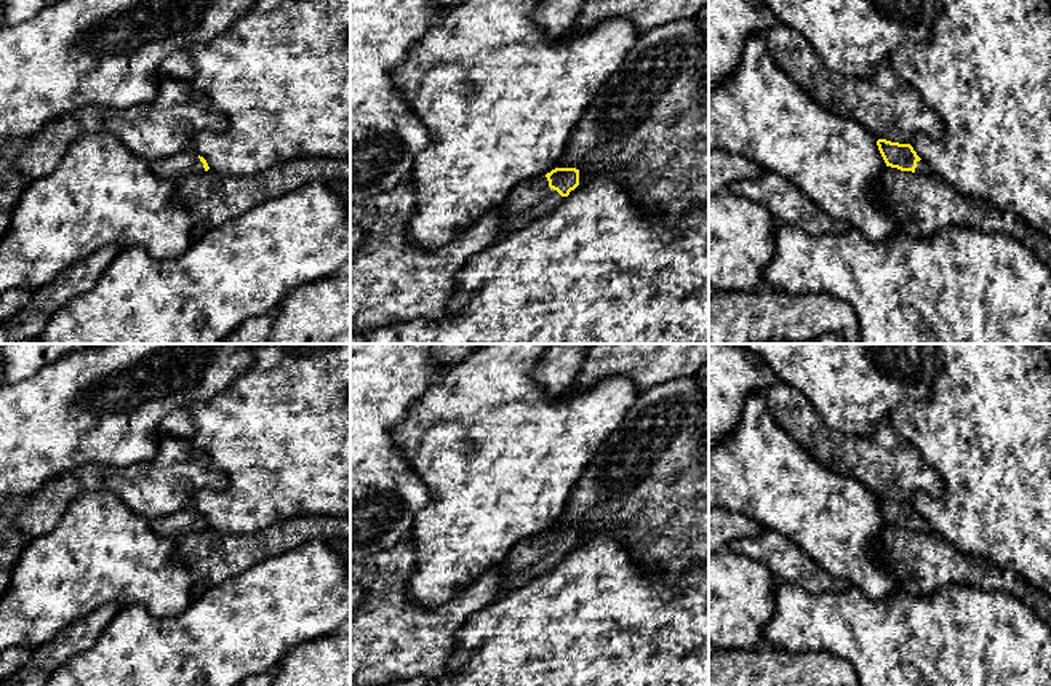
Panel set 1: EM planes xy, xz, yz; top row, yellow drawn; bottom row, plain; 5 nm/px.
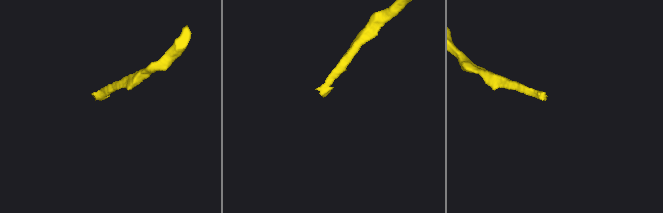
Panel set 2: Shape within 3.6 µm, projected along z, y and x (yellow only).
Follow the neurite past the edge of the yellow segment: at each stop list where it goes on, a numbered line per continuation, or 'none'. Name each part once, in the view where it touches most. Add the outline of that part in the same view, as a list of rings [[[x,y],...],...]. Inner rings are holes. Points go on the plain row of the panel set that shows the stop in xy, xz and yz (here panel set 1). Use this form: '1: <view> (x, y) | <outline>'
1: xz (533, 558) | [[[545,534],[520,544],[520,547],[506,560],[509,572],[498,596],[502,596],[545,574],[563,558],[565,555],[549,545]]]

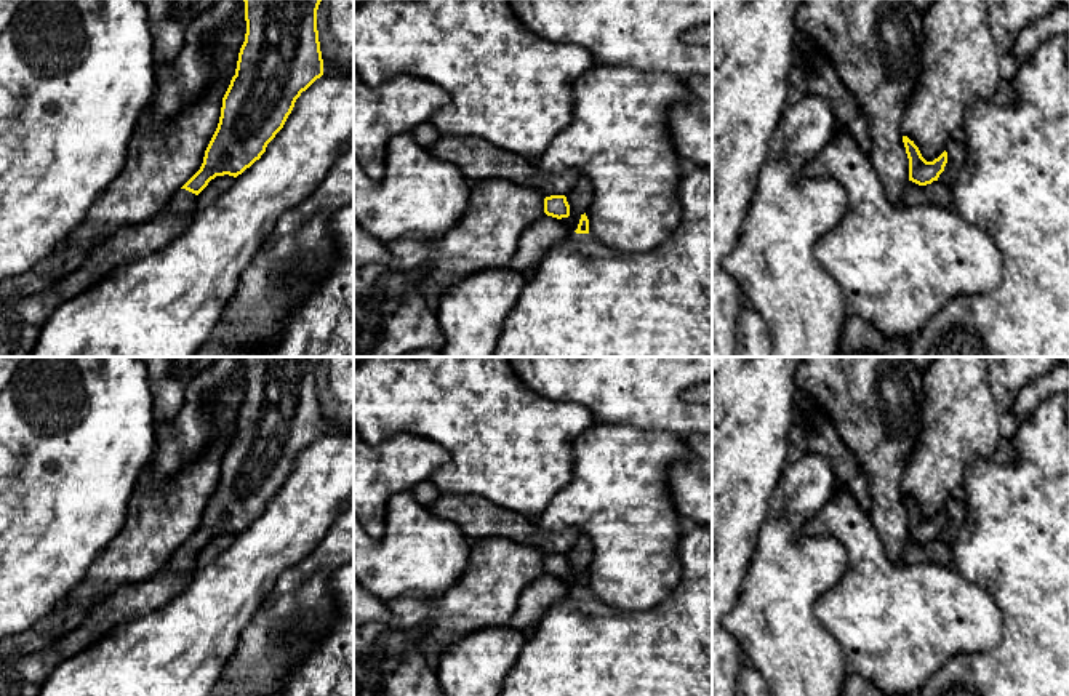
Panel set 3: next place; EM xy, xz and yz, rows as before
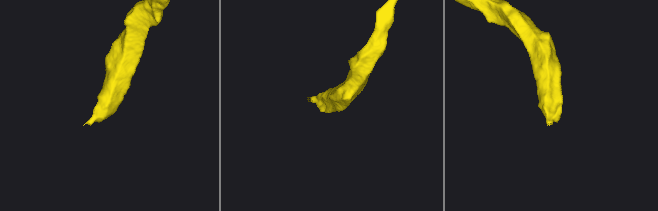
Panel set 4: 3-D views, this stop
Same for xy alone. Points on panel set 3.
1: xy (183, 560) | [[[179,547],[170,558],[168,562],[168,568],[171,571],[178,571],[178,573],[194,573],[197,570],[195,566],[195,560],[197,560],[197,554],[186,549],[186,547]]]

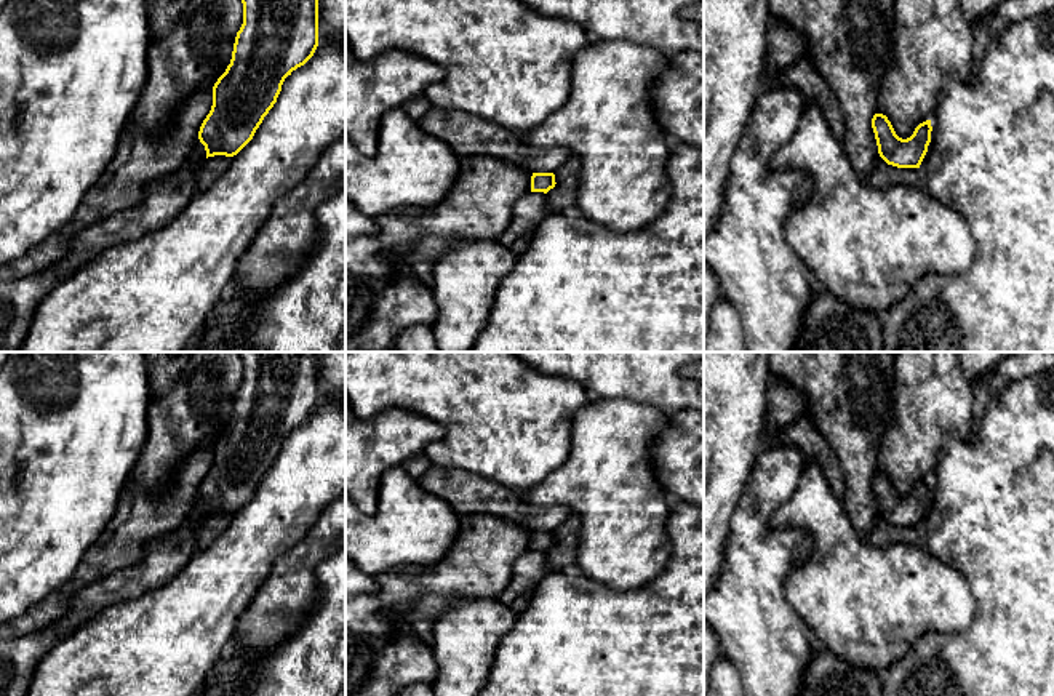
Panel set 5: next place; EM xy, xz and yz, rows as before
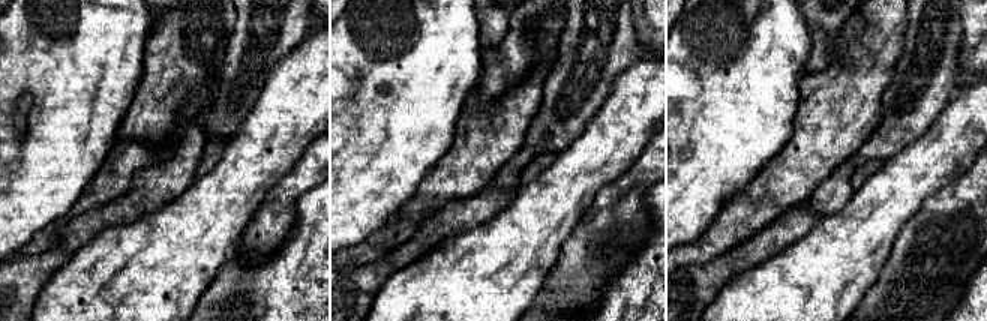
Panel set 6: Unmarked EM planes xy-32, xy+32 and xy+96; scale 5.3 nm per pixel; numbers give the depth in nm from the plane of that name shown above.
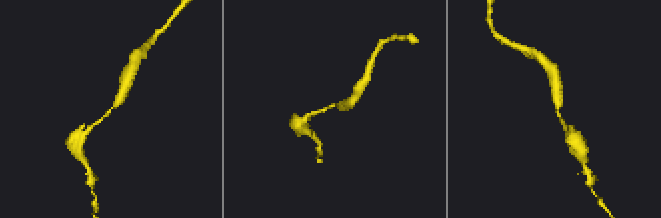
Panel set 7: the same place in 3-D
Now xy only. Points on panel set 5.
none

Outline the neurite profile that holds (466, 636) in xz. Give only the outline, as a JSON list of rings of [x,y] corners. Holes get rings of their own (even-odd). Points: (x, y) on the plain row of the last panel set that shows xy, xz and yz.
[[[461,600],[432,624],[430,648],[437,662],[433,696],[478,696],[486,685],[501,640],[518,613],[501,600]]]

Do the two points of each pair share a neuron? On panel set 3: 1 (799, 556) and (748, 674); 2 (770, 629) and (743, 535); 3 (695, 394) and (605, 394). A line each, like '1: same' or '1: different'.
1: different
2: different
3: different

